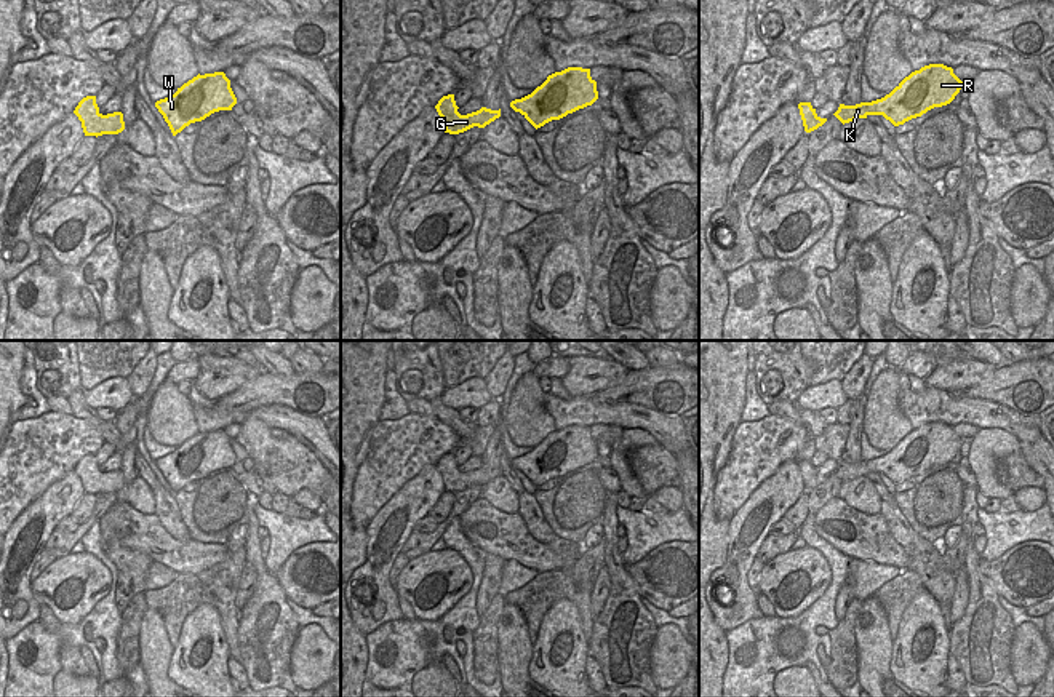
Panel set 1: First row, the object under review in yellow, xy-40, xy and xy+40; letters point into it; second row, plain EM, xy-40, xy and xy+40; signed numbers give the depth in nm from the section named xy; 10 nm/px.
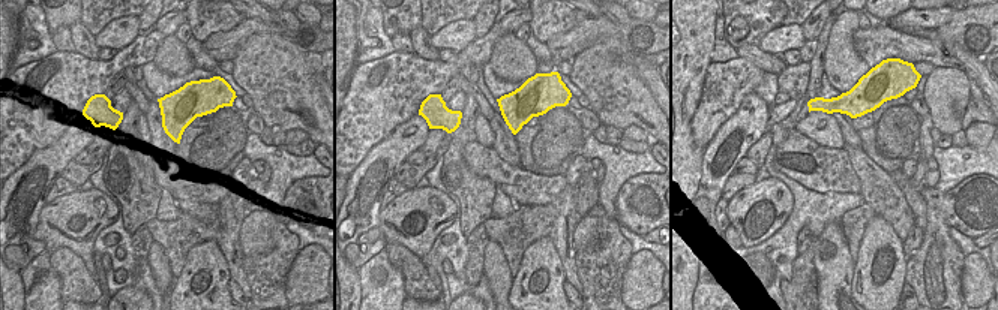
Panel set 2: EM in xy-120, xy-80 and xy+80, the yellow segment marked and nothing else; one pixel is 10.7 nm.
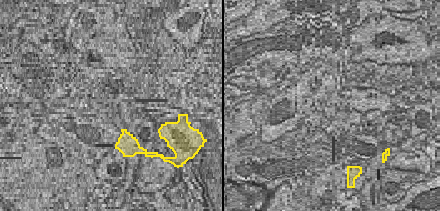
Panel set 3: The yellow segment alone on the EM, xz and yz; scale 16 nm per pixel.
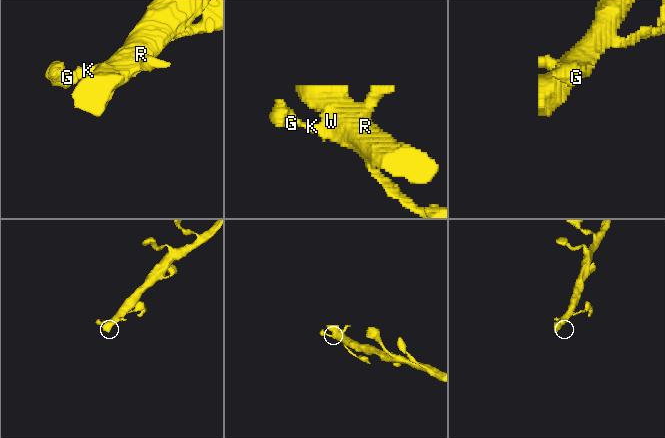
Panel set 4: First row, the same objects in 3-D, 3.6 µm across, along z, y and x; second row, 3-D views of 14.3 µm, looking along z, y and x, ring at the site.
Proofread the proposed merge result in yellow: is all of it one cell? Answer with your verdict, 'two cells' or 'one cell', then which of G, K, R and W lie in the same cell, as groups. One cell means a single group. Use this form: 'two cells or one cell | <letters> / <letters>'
one cell | G K R W

